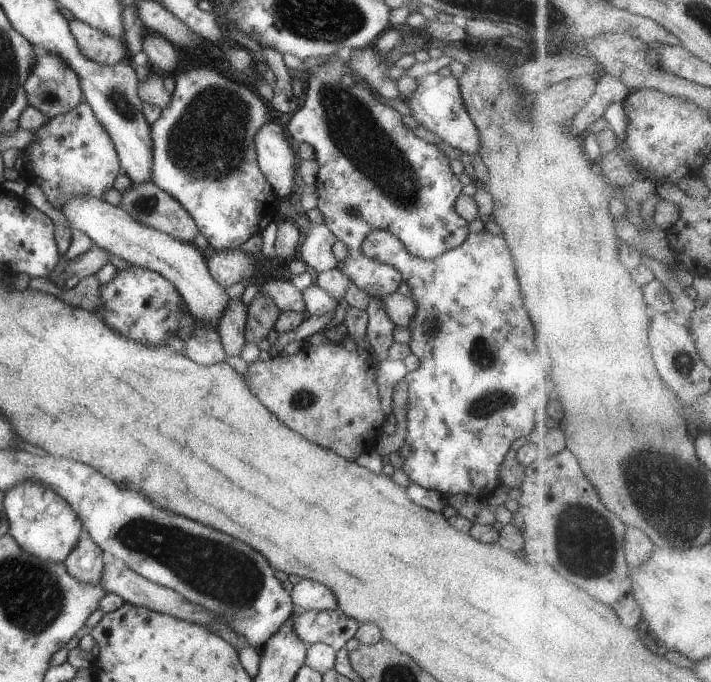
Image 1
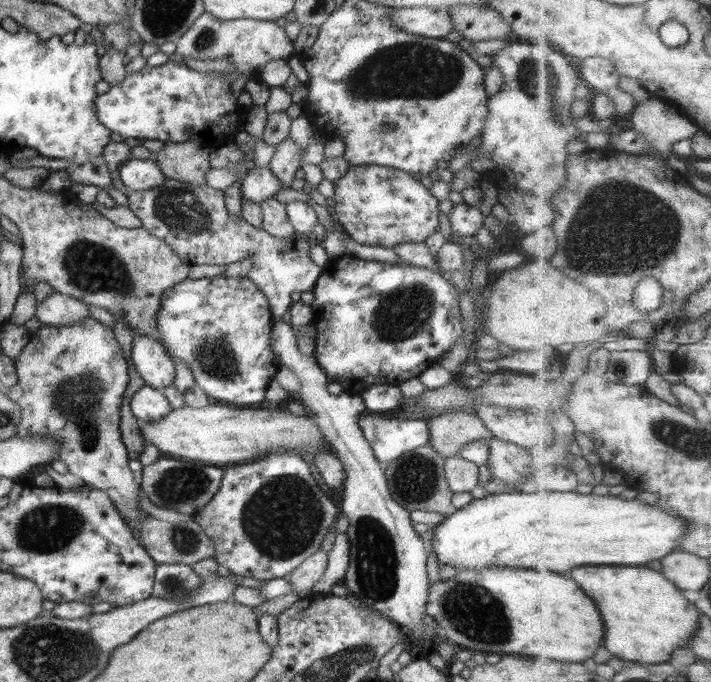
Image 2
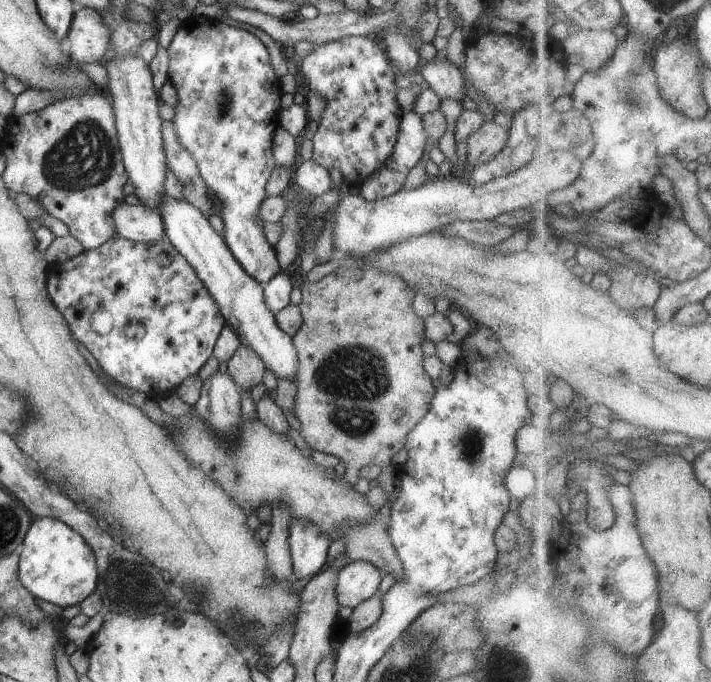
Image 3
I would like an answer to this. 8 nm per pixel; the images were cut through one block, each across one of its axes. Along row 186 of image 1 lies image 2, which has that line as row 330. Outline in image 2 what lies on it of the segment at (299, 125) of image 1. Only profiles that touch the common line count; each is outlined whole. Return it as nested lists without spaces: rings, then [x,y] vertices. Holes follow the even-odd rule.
[[[341,254],[337,257],[330,257],[327,263],[323,266],[322,272],[319,274],[318,281],[311,290],[314,293],[314,300],[310,304],[313,310],[313,319],[311,323],[315,326],[316,349],[313,352],[314,358],[322,370],[334,382],[338,382],[345,390],[345,394],[360,394],[367,386],[373,384],[389,384],[400,385],[403,381],[409,378],[418,376],[427,368],[438,362],[438,359],[445,355],[451,346],[457,342],[458,338],[463,333],[463,317],[458,306],[459,294],[458,290],[454,288],[454,284],[450,280],[444,279],[444,276],[434,270],[426,267],[417,267],[409,265],[404,262],[397,262],[395,264],[381,261],[368,261],[360,259],[350,254]]]

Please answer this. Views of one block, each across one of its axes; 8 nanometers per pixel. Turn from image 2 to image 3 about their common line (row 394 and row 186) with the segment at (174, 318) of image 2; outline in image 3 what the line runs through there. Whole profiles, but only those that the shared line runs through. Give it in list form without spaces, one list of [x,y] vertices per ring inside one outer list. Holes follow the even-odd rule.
[[[193,15],[183,20],[167,51],[170,57],[169,81],[179,96],[173,120],[177,135],[196,159],[217,214],[225,224],[222,236],[230,252],[254,280],[265,285],[282,272],[276,253],[264,236],[264,222],[259,218],[261,202],[267,197],[266,183],[277,166],[272,138],[279,126],[282,110],[280,78],[274,72],[266,47],[256,35],[204,16]]]

